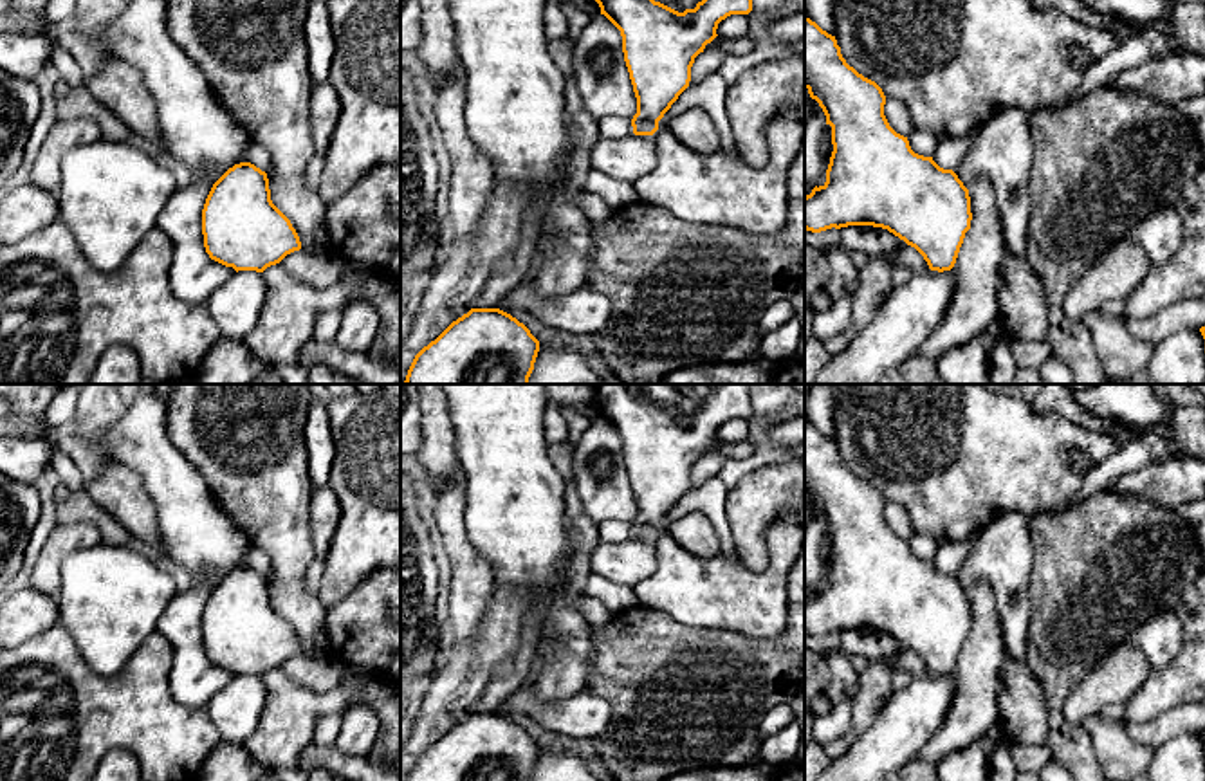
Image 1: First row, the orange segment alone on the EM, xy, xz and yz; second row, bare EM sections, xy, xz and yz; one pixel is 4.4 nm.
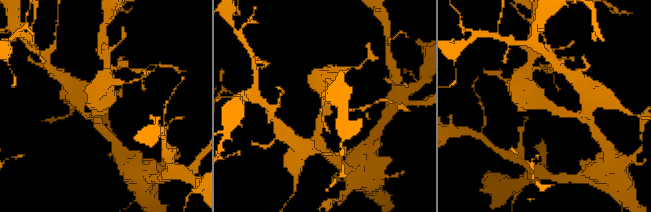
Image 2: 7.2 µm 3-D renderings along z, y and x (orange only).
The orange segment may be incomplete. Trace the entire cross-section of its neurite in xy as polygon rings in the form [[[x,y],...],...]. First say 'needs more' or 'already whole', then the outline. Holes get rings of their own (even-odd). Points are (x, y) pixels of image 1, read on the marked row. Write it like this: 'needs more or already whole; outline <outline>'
already whole; outline [[[251,162],[235,164],[213,184],[202,234],[209,258],[236,272],[263,272],[301,249],[290,220],[271,200],[267,173]]]

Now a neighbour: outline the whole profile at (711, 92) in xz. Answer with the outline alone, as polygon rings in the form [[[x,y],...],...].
[[[711,72],[698,85],[689,85],[658,121],[658,130],[667,130],[669,121],[689,108],[702,106],[713,117],[720,135],[720,148],[736,150],[732,126],[727,114],[729,83],[718,72]]]

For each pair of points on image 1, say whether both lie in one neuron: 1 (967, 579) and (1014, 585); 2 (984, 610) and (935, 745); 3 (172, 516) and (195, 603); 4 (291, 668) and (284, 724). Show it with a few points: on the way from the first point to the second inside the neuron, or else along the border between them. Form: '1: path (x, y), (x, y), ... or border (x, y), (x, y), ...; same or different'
1: path (978, 572), (1003, 574); same
2: path (984, 644), (975, 673), (975, 707), (969, 713); same
3: border (219, 579), (204, 576), (193, 583); different
4: border (278, 668), (305, 688), (316, 693), (329, 693); different

